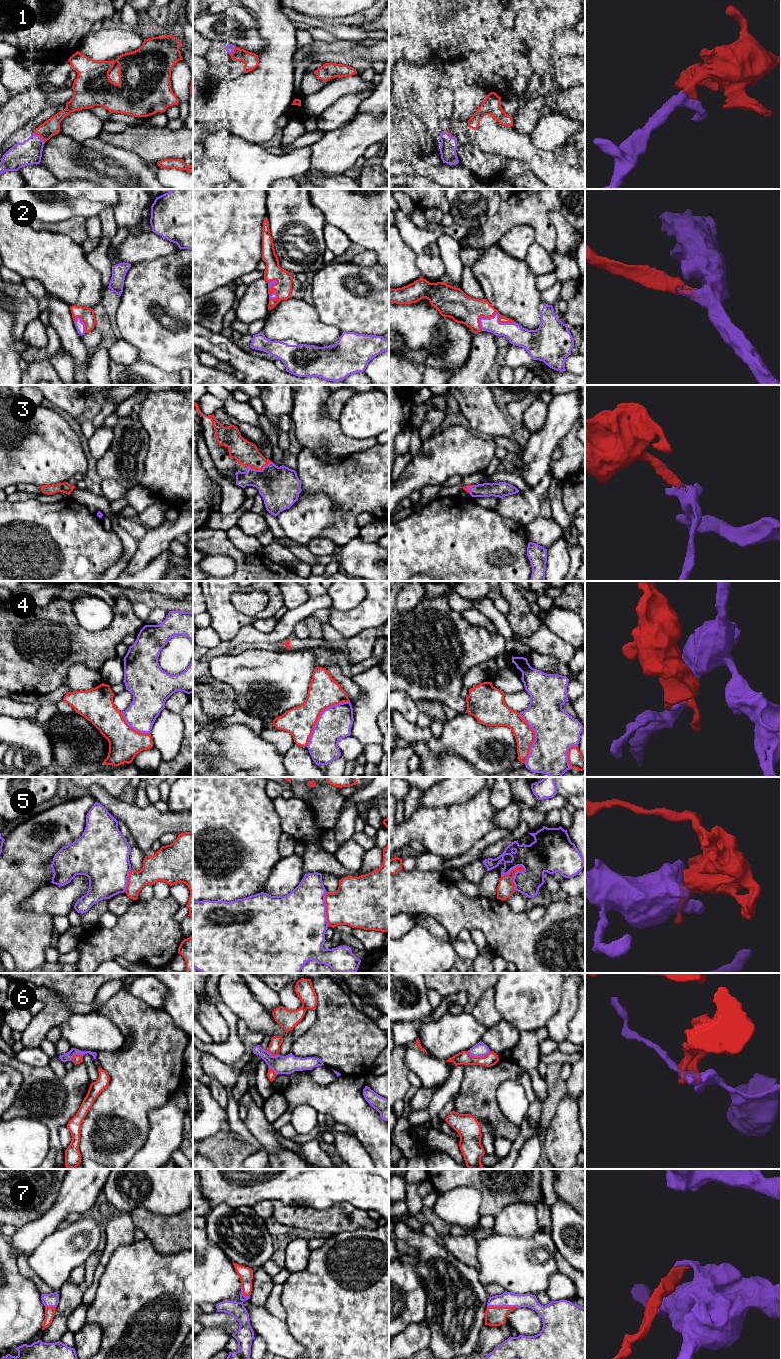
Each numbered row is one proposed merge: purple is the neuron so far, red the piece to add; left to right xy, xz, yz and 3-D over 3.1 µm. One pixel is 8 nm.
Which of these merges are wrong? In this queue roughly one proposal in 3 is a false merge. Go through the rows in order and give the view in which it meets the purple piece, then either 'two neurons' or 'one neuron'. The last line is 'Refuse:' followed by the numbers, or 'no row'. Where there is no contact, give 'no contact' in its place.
1: contact in xy; one neuron
2: contact in yz; one neuron
3: contact in xz; one neuron
4: contact in xz; two neurons
5: contact in yz; two neurons
6: contact in yz; two neurons
7: contact in yz; one neuron
Refuse: 4, 5, 6

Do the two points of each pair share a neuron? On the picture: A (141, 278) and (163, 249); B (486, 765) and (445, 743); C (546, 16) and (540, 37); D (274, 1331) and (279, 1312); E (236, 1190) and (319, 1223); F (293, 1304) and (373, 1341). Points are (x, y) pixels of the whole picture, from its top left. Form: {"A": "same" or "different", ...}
{"A": "different", "B": "same", "C": "same", "D": "different", "E": "different", "F": "same"}

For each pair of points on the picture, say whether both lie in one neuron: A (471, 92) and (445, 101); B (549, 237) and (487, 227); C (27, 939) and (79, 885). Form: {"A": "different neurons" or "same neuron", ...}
{"A": "different neurons", "B": "same neuron", "C": "different neurons"}

